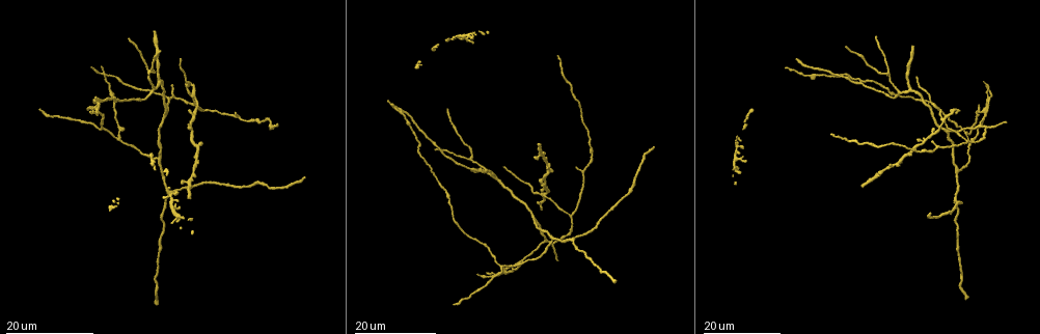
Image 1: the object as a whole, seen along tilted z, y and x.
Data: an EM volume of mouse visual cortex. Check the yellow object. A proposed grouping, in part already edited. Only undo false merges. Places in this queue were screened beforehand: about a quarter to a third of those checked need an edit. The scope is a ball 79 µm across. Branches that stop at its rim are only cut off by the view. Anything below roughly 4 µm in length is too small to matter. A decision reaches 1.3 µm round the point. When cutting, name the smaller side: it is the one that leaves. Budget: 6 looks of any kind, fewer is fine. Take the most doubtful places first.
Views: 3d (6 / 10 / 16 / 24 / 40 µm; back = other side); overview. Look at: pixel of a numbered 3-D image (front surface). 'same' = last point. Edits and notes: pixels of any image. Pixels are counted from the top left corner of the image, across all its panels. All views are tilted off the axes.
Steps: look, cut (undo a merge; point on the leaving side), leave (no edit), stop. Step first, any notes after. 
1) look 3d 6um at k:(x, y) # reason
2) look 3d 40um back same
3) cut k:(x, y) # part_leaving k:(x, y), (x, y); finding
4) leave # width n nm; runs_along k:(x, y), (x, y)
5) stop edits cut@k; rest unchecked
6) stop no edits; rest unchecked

look 3d 24um at 1:(943, 122) # three arms meet

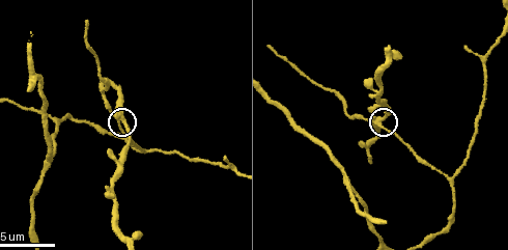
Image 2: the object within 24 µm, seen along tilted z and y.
look 3d 6um at 2:(121, 119)

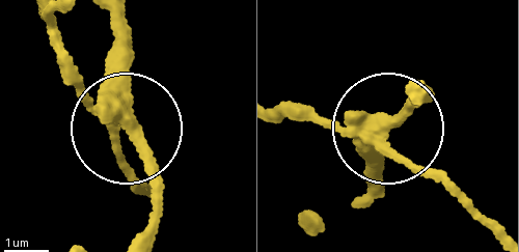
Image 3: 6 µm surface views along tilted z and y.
cut 3:(110, 55) # width 290 nm; part_leaving 3:(112, 118), (135, 148), (153, 233); two neurons meet here

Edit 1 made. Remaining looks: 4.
look 3d 24um at 1:(148, 69) # three arms meet

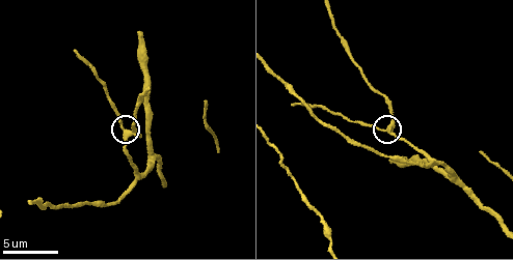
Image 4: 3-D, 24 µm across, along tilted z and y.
look 3d 10um at 4:(125, 132)

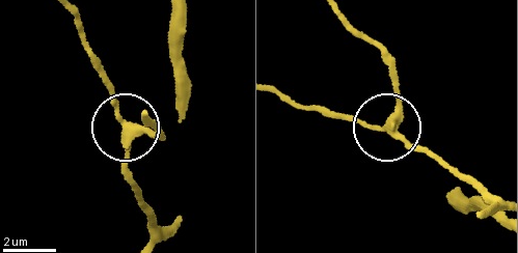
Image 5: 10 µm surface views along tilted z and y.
leave # arms 3; continuous, no second neuron

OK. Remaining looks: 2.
look 3d 16um at 1:(117, 139) # arms part here

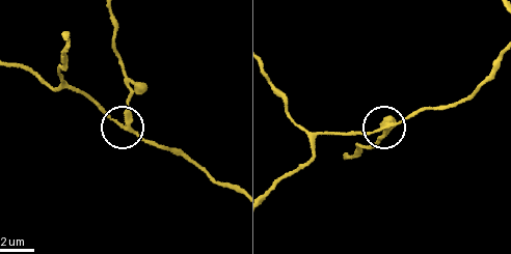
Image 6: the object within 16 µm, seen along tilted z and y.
look 3d 6um at 6:(387, 124)

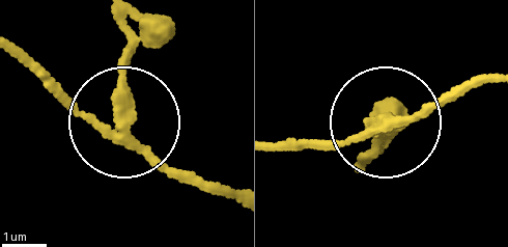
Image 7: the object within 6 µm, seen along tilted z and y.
cut 7:(129, 58) # arms 3; part_leaving 7:(124, 126), (117, 15); a second neuron is stuck on

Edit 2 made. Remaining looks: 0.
stop edits cut@3, cut@7; rest unchecked

